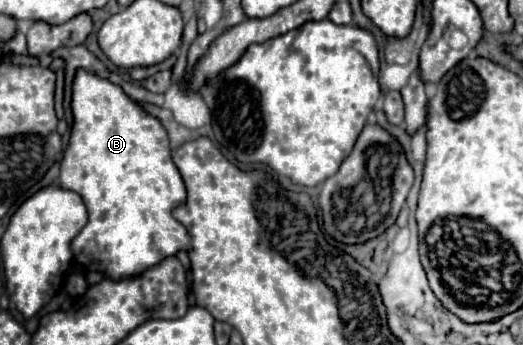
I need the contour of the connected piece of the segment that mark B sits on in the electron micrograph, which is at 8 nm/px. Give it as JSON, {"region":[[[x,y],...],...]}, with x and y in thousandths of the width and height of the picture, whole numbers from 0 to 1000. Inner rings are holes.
{"region":[[[149,203],[138,249],[138,394],[115,475],[115,539],[157,568],[168,609],[168,649],[138,696],[134,719],[145,759],[176,759],[210,812],[256,806],[275,783],[306,765],[321,742],[337,742],[344,725],[367,719],[359,667],[333,638],[329,609],[356,580],[356,545],[340,487],[325,458],[321,394],[310,359],[287,330],[272,330],[264,301],[252,296],[229,249],[203,226]]]}

